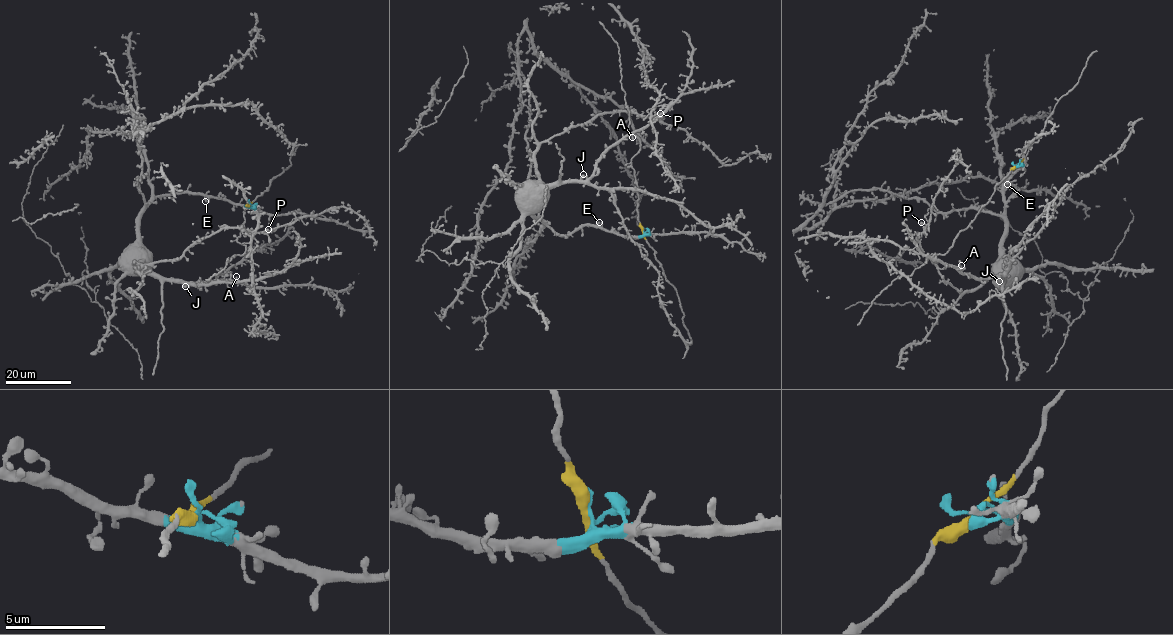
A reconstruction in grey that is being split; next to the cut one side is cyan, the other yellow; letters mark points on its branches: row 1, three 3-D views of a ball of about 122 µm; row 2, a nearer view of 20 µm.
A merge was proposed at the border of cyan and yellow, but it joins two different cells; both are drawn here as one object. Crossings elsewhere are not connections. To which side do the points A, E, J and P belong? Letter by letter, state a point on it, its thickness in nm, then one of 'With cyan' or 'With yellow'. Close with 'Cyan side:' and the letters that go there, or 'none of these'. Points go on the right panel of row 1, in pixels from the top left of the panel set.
A: Place: (961, 265). Thickness 200 nm. With cyan
E: Place: (1007, 184). Thickness 380 nm. With cyan
J: Place: (999, 281). Thickness 480 nm. With cyan
P: Place: (921, 222). Thickness 440 nm. With cyan
Cyan side: A, E, J, P

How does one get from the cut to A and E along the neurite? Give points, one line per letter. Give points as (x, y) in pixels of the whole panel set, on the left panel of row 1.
A: (250, 204), (197, 193), (163, 194), (140, 216), (139, 238), (157, 274), (195, 284), (231, 282), (236, 277)
E: (250, 204), (234, 205), (206, 196), (206, 201)

